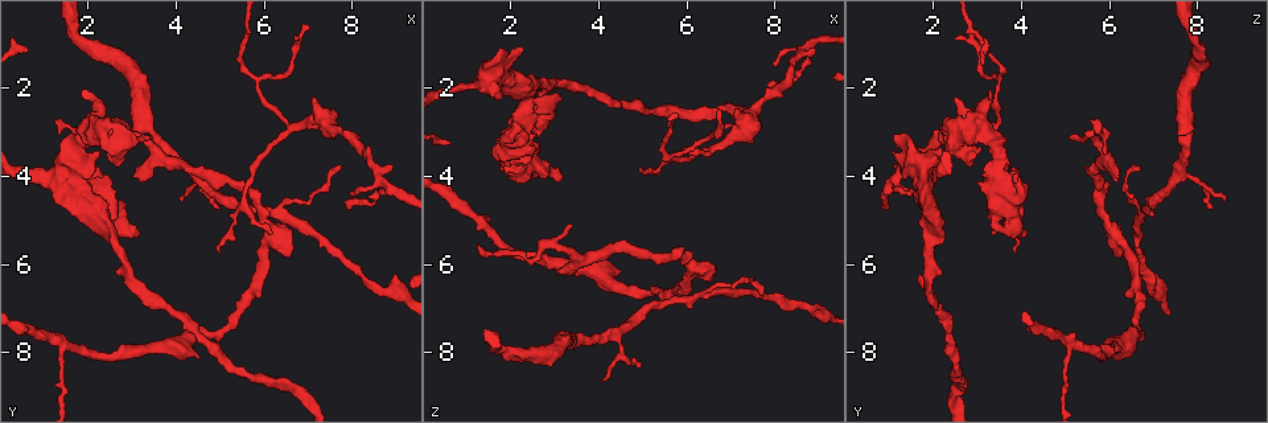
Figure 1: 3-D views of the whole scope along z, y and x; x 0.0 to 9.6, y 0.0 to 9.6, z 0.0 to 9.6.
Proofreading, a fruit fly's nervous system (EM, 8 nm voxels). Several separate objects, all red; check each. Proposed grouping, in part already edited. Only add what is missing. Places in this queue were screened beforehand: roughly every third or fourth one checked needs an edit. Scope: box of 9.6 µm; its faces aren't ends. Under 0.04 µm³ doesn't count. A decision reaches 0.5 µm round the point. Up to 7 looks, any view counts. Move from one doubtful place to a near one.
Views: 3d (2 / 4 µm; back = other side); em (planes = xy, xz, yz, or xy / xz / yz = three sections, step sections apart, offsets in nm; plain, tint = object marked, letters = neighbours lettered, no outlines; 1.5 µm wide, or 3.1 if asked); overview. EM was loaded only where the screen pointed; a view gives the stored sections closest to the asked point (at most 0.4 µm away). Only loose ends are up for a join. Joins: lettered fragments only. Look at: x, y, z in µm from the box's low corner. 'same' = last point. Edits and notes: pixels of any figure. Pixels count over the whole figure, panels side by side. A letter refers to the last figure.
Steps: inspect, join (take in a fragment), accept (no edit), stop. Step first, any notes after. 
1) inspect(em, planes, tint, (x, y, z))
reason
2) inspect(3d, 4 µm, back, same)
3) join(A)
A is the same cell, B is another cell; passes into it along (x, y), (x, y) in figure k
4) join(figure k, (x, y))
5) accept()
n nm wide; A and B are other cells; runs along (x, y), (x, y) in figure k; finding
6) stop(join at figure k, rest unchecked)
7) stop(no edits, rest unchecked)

inspect(em, planes, letters, (4.05, 4.60, 8.65))
branch stops here

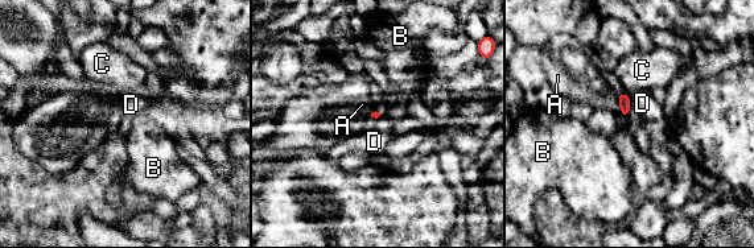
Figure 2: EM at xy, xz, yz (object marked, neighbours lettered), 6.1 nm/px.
accept()
D touches over 110 nm; A, B, C and D are other cells; border along (616, 96), (621, 111) in figure 2; no lettered fragment goes on from it

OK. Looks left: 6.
inspect(3d, 2 µm, (1.25, 2.70, 5.50))

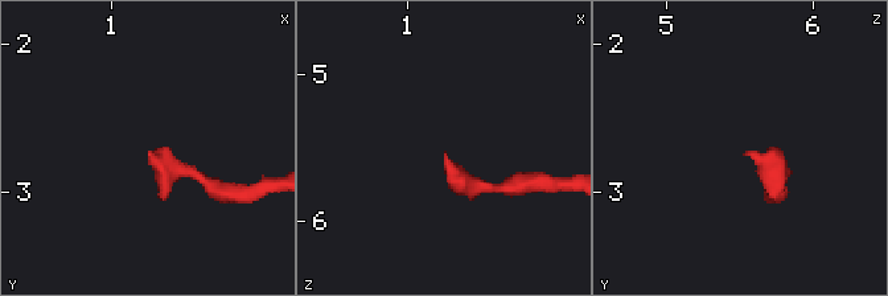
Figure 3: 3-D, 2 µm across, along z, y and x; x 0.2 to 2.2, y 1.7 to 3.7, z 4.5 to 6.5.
inspect(em, planes, letters, (1.26, 2.76, 5.54))

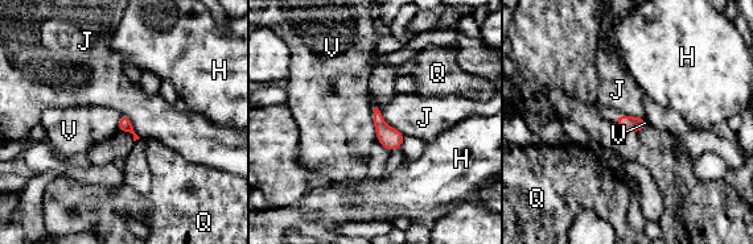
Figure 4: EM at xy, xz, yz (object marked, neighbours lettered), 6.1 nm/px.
accept()
H, J, Q and V are other cells; no lettered fragment goes on from it

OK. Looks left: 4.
inspect(em, planes, letters, (3.15, 5.30, 4.05))
thick end

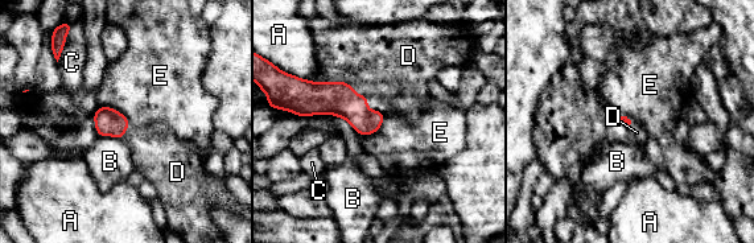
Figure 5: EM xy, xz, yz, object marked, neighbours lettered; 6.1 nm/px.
join(D)
D is the same cell, A, B, C and E are other cells; it goes on there

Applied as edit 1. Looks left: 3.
stop(join at figure 5, rest unchecked)

